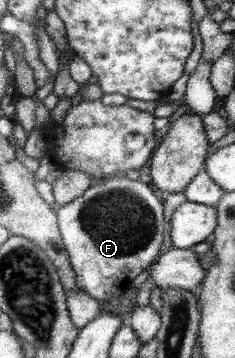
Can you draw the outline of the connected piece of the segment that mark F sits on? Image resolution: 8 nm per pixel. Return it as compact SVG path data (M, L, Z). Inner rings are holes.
M107 178L105 182L87 188L78 198L61 207L57 206L55 213L66 252L76 273L77 285L88 296L100 302L118 298L122 288L130 287L134 278L153 264L162 248L164 203L158 200L147 183L138 179Z

